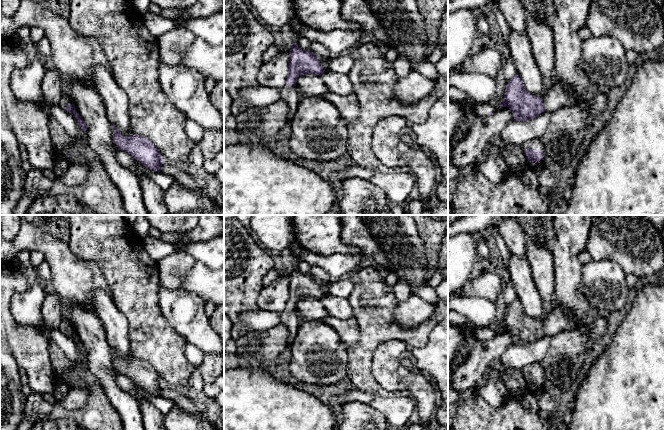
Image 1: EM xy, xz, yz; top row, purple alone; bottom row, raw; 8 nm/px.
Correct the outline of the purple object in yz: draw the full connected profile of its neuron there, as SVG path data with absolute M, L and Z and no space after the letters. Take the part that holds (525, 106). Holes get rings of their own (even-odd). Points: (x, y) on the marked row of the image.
M516 73L506 84L504 100L499 101L499 106L512 110L514 121L528 121L545 111L553 113L573 103L573 99L569 88L555 79L547 84L541 97L531 95Z

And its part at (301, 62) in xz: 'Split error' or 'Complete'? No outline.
Split error

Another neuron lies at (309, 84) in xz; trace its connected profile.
M312 73L299 76L297 78L296 87L300 93L307 96L322 96L329 91L321 77Z

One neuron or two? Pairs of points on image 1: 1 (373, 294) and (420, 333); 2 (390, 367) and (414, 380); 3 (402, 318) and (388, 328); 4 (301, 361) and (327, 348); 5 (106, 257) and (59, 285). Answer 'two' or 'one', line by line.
1: one
2: one
3: two
4: one
5: two

